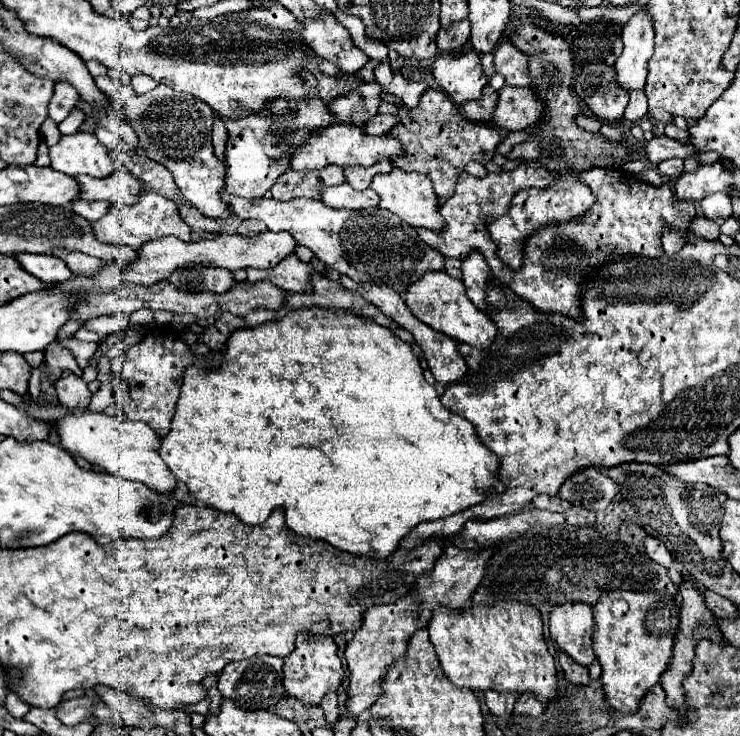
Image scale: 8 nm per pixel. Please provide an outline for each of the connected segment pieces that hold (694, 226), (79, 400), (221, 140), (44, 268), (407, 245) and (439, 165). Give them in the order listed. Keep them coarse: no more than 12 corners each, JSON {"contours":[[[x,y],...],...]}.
{"contours":[[[696,216],[689,227],[698,237],[716,240],[720,226]],[[68,375],[56,381],[64,407],[88,407],[92,393],[84,379]],[[216,117],[212,125],[212,143],[218,159],[224,159],[228,131]],[[20,253],[22,267],[44,283],[74,277],[54,255]],[[244,199],[240,219],[290,233],[354,281],[406,293],[444,255],[380,207]],[[428,89],[388,135],[392,165],[454,193],[472,159],[492,161],[498,129],[464,119]]]}

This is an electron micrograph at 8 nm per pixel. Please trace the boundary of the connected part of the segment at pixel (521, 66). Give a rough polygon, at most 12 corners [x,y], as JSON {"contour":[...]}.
{"contour":[[510,41],[494,49],[496,71],[506,85],[524,87],[532,81],[528,55]]}

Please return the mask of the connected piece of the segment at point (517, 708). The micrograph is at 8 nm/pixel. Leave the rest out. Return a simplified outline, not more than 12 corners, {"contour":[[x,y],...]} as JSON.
{"contour":[[520,695],[516,715],[538,717],[544,705],[534,695]]}

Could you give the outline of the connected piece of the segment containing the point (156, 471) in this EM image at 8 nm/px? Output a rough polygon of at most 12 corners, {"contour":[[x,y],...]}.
{"contour":[[88,409],[52,423],[60,443],[108,473],[172,493],[160,437]]}

